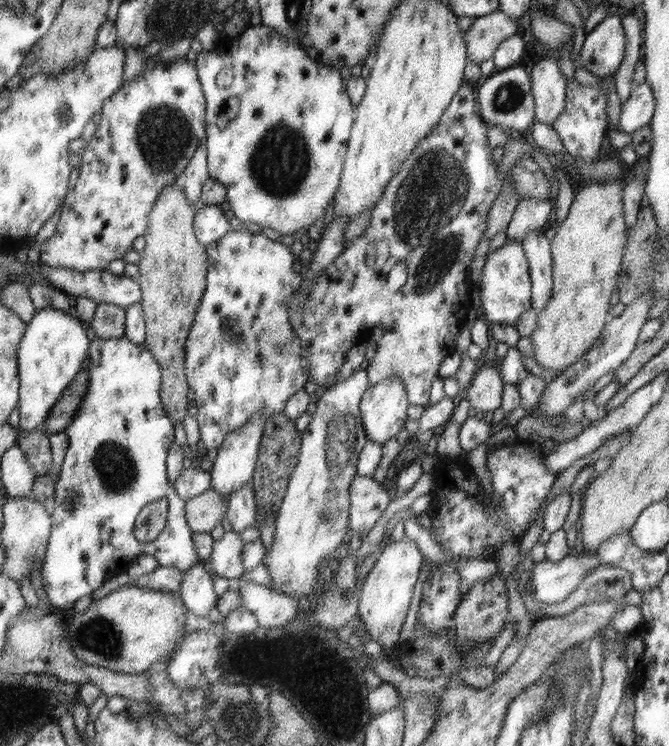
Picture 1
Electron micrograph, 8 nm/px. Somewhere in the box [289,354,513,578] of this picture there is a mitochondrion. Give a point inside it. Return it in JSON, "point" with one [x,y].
{"point":[342,436]}

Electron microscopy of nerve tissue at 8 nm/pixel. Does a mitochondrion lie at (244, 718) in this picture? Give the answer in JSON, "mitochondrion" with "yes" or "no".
{"mitochondrion":"yes"}

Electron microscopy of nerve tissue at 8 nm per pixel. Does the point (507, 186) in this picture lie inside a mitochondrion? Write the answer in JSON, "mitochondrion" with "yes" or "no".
{"mitochondrion":"no"}

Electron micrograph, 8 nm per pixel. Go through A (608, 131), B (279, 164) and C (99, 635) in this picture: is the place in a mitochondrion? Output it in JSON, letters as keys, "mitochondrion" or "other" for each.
{"A":"other","B":"mitochondrion","C":"mitochondrion"}

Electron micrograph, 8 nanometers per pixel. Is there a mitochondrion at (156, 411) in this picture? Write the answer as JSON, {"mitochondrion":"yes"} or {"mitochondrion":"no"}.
{"mitochondrion":"no"}

